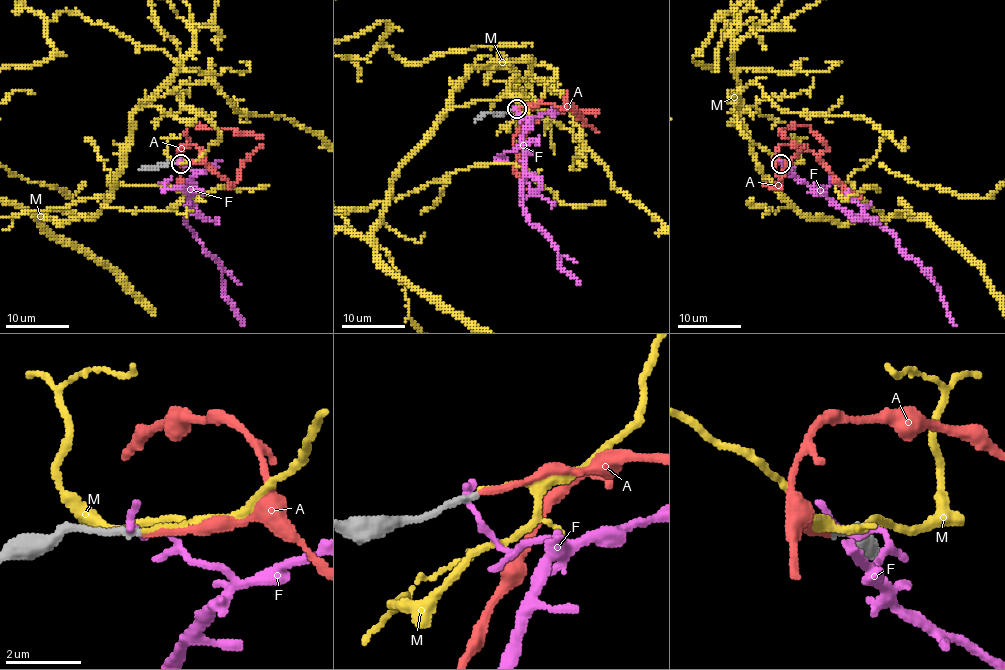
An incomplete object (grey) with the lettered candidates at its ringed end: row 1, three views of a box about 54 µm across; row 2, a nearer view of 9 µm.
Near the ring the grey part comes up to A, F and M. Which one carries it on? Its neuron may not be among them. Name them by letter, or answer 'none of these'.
A

